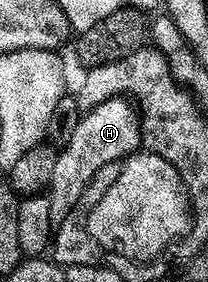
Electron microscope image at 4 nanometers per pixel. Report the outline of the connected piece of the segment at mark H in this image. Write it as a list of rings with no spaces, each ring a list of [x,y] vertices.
[[[130,98],[106,99],[88,106],[84,111],[87,112],[79,115],[77,125],[58,148],[56,164],[47,186],[49,217],[55,227],[66,222],[77,209],[75,207],[82,202],[88,184],[102,167],[126,159],[141,147],[140,117]]]

